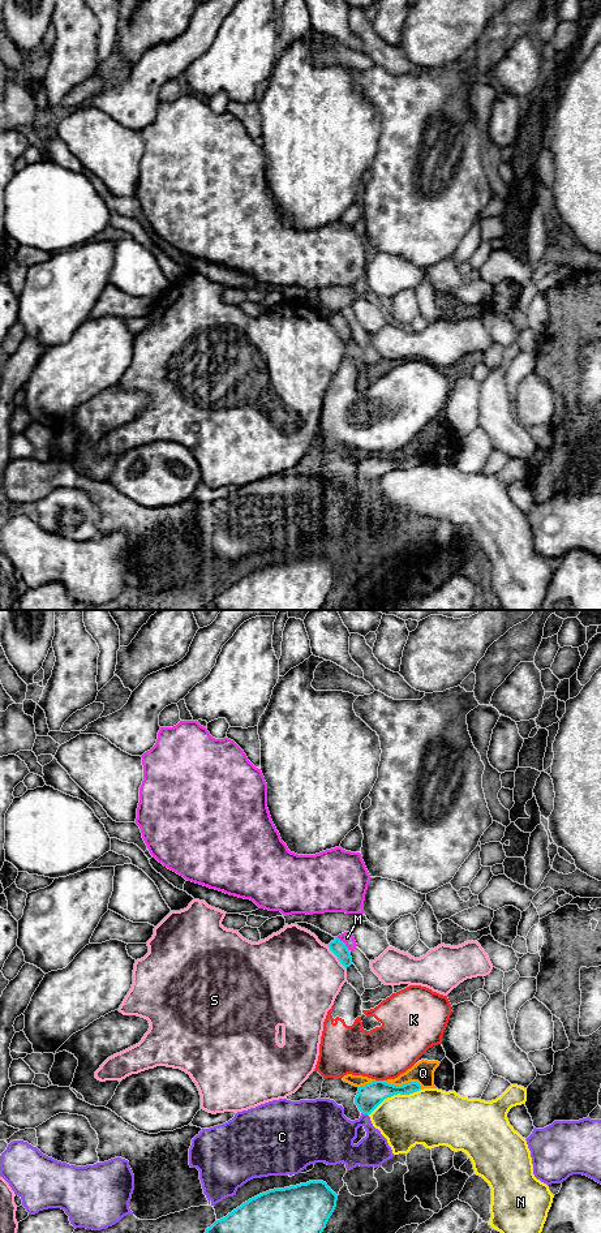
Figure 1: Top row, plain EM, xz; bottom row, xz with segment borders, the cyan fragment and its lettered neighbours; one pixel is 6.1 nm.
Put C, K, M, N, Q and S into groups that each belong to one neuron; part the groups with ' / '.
C / K / M / N / Q / S

